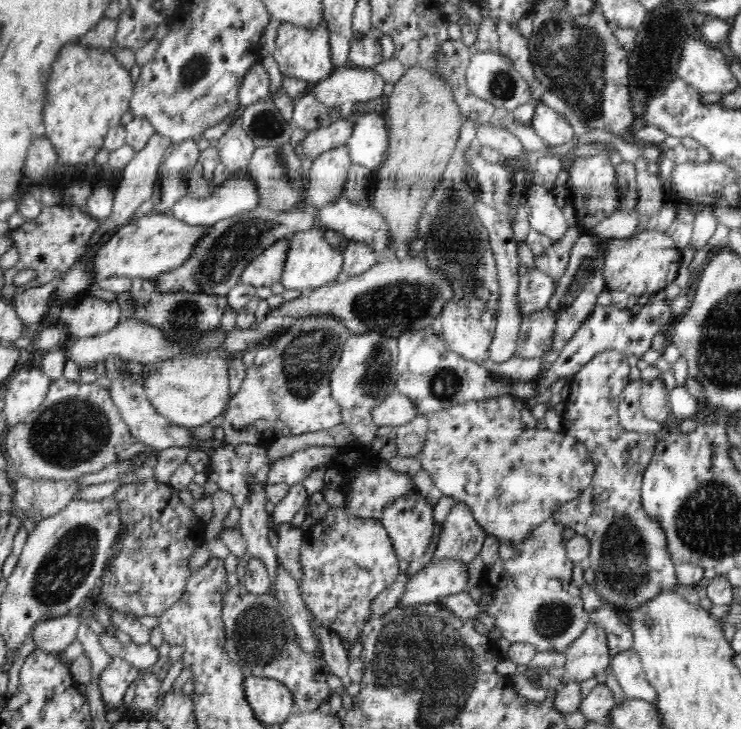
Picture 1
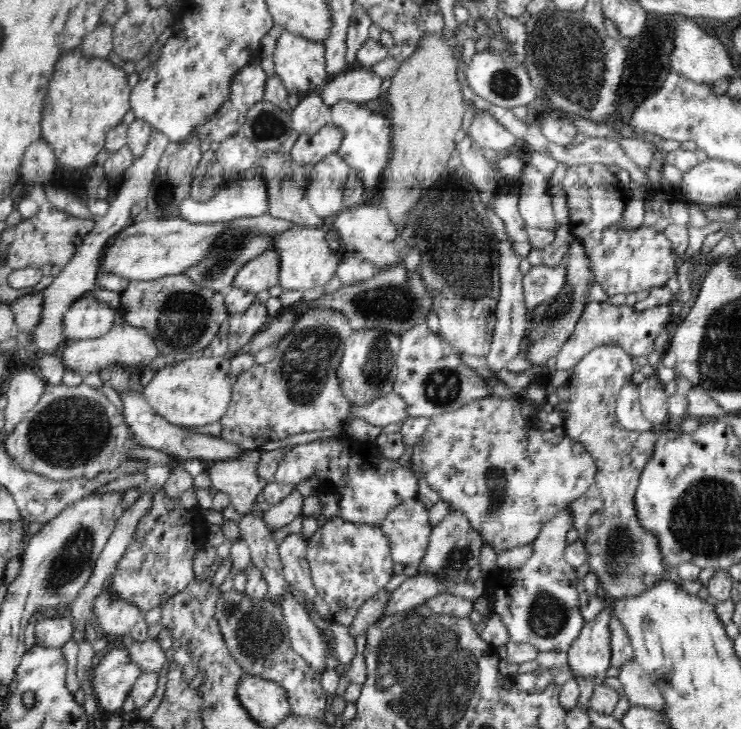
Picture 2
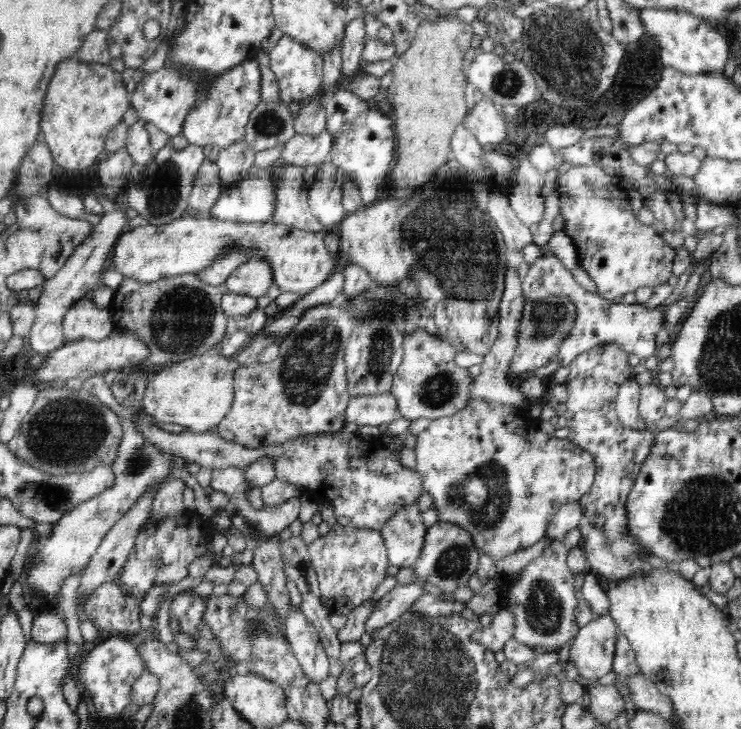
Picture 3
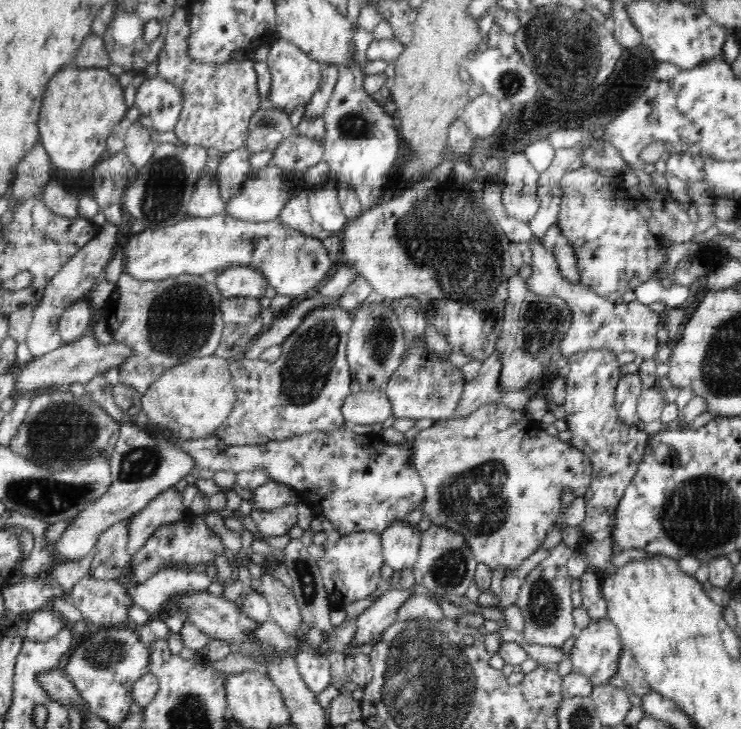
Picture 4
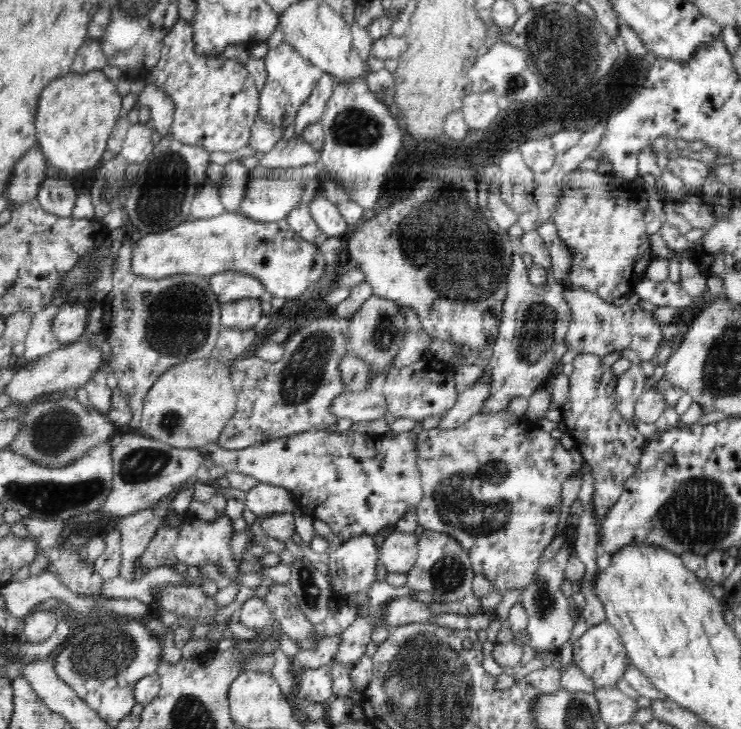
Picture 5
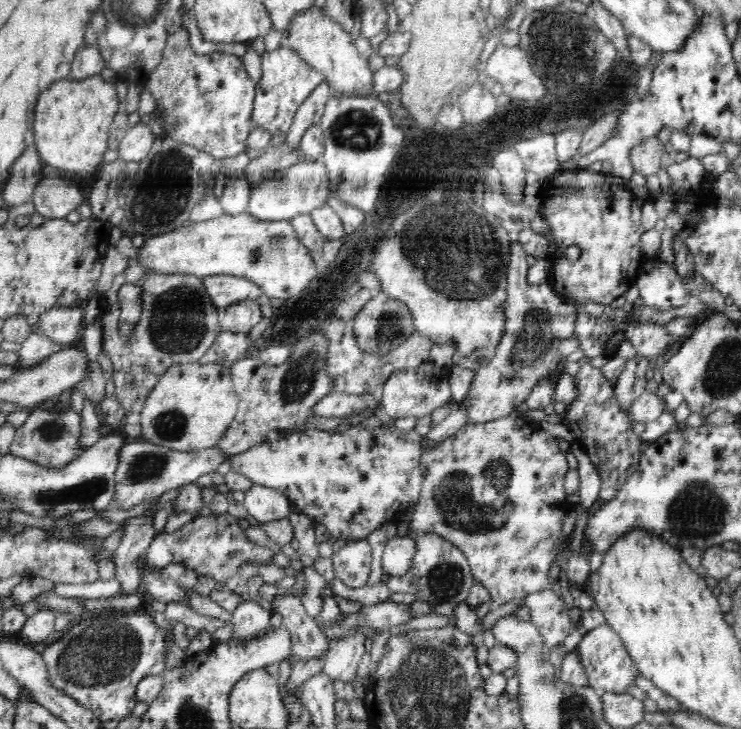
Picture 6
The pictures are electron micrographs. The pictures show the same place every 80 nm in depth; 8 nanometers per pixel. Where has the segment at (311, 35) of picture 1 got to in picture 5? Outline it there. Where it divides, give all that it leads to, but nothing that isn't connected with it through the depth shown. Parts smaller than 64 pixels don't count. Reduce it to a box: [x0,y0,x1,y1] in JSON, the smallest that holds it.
[259,40,323,128]

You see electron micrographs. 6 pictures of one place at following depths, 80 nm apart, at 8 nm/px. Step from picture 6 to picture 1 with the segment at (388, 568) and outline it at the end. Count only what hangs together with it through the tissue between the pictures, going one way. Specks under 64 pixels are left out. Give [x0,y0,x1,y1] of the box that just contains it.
[380,488,436,563]

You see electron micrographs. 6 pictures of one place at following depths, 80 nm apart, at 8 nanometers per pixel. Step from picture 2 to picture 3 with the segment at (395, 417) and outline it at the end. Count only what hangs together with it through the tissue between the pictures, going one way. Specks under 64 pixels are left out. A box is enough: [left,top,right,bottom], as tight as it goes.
[346,393,399,427]

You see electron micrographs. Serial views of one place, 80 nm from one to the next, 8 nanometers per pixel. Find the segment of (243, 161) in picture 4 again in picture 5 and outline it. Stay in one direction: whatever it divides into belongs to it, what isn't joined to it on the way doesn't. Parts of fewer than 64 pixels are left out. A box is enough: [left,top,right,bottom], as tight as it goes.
[219,158,248,213]

